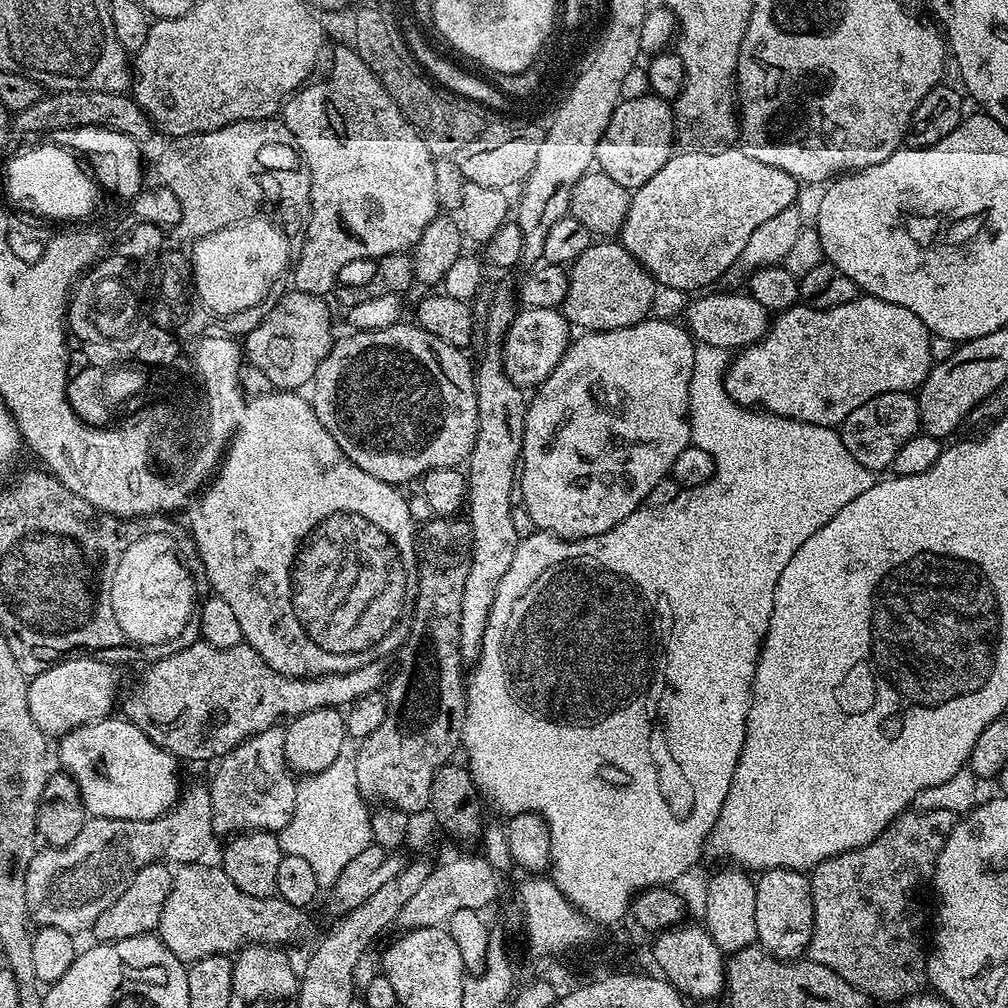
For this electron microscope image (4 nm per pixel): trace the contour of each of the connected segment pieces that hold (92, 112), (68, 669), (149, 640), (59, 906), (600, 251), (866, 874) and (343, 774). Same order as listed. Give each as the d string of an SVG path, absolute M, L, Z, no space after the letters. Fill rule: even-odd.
M70 90L69 92L53 91L46 94L34 106L15 113L10 120L11 127L20 132L49 132L55 134L63 128L78 126L102 126L118 130L130 138L147 142L154 133L154 125L148 115L138 106L138 102L122 92L103 92L102 90Z
M80 654L75 658L69 658L47 665L45 672L40 672L36 677L31 677L28 685L28 701L30 702L30 715L34 717L34 723L38 730L42 730L49 738L65 736L84 724L95 724L97 720L106 720L113 715L112 707L117 707L118 692L116 687L120 684L120 676L112 664L107 664L107 659L97 658L92 654Z
M175 522L167 532L145 533L132 542L122 554L114 571L111 588L112 610L115 621L125 632L125 639L144 646L158 646L176 639L182 633L196 608L198 582L205 581L205 567L197 554L191 533L182 524Z
M207 783L192 784L179 793L178 799L163 816L153 820L123 820L122 818L102 818L93 816L85 819L82 830L68 844L60 848L41 847L34 854L26 870L26 906L33 925L57 927L58 930L71 934L91 929L92 923L126 890L126 886L147 864L171 862L179 866L195 864L200 856L214 841L212 831L212 803L210 802L210 787Z
M593 242L567 269L568 289L562 311L568 323L588 332L609 332L649 319L658 285L619 242Z
M950 810L902 812L888 823L878 838L866 846L826 858L811 869L814 926L806 949L807 955L814 962L834 970L834 974L850 982L850 986L862 990L873 1001L899 1002L910 996L921 995L929 983L929 953L926 951L926 942L924 946L924 912L920 909L920 899L933 883L945 837L954 830L957 821L957 813Z
M351 759L335 760L326 770L299 781L294 814L278 839L281 853L304 859L322 886L332 885L350 861L373 843L370 808L358 790Z

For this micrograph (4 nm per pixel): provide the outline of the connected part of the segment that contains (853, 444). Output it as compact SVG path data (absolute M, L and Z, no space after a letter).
M887 392L870 398L870 402L862 402L858 410L854 410L845 418L838 428L842 442L862 466L880 474L882 470L891 469L894 454L910 442L920 431L920 402L912 392Z

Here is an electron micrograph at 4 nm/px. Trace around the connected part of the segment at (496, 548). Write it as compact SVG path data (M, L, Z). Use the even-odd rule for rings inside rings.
M508 292L492 296L488 319L482 324L484 340L489 344L488 353L481 358L480 364L478 360L474 368L478 394L478 434L474 450L466 461L466 516L468 525L472 527L472 557L462 594L462 622L458 626L460 658L465 662L475 662L480 658L490 606L494 606L494 594L498 594L498 586L506 570L510 570L510 562L514 562L514 554L522 539L521 533L516 533L516 520L512 517L512 496L514 500L528 405L525 393L504 372L501 356L504 336L510 330L517 311L518 304L513 293L512 296Z

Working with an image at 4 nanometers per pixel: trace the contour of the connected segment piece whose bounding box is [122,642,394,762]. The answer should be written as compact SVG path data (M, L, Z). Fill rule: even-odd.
M195 642L196 644L188 644L185 648L180 648L177 652L172 652L169 656L164 656L161 660L153 662L149 668L144 668L136 676L136 681L128 688L128 693L123 693L122 708L124 704L123 719L128 720L134 726L138 726L138 730L142 730L142 734L146 734L146 738L150 738L159 748L164 748L171 756L188 760L212 760L219 761L221 756L225 756L230 750L234 750L234 746L238 746L246 738L250 738L254 734L258 734L267 728L275 728L285 718L300 716L304 712L310 710L318 710L319 708L338 708L343 709L345 706L351 706L358 698L366 698L366 694L381 691L392 678L394 671L393 665L387 659L375 660L374 662L366 662L366 666L358 666L358 670L350 670L342 674L326 674L325 676L305 676L303 678L293 678L278 674L278 670L274 670L268 663L257 654L250 645L241 642L238 646L230 646L229 648L215 648L203 642Z

